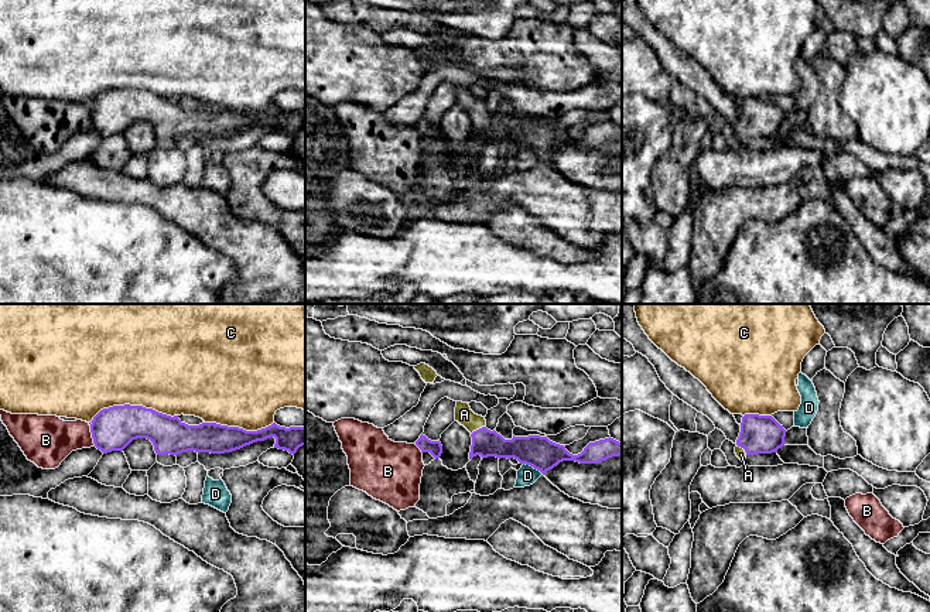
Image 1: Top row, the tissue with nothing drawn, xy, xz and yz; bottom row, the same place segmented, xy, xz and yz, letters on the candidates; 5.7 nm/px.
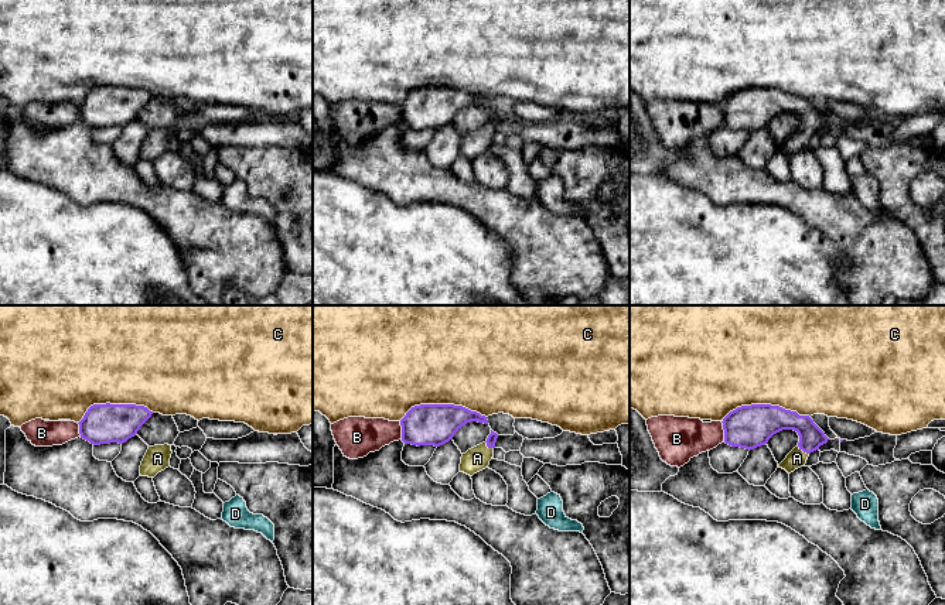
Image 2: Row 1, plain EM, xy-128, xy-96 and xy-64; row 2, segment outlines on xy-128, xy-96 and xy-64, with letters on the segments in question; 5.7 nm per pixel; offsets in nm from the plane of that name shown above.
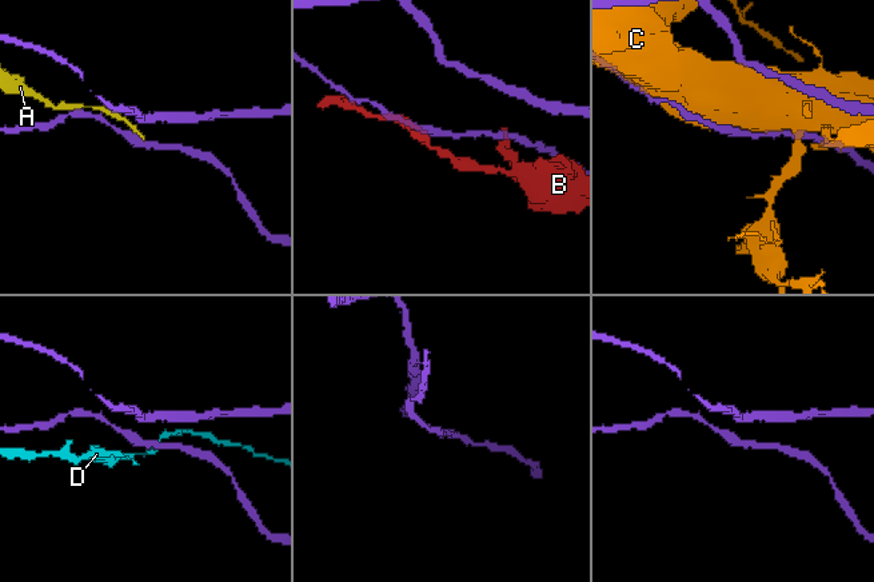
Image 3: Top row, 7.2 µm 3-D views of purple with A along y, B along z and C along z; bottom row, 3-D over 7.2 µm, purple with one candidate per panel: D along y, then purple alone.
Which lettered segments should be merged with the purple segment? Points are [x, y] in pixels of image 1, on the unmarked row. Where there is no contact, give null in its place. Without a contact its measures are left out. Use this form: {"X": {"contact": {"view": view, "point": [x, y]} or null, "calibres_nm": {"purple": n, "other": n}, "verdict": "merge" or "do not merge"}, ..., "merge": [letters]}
{"A": {"contact": {"view": "xz", "point": [479, 112]}, "calibres_nm": {"purple": 160, "other": 100}, "verdict": "merge"}, "B": {"contact": {"view": "xy", "point": [92, 119]}, "calibres_nm": {"purple": 240, "other": 280}, "verdict": "do not merge"}, "C": {"contact": {"view": "xy", "point": [133, 89]}, "calibres_nm": {"purple": 240, "other": 480}, "verdict": "do not merge"}, "D": {"contact": {"view": "xz", "point": [533, 150]}, "calibres_nm": {"purple": 180, "other": 110}, "verdict": "do not merge"}, "merge": ["A"]}

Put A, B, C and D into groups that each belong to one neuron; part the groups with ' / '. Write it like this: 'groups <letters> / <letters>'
groups A / B / C / D

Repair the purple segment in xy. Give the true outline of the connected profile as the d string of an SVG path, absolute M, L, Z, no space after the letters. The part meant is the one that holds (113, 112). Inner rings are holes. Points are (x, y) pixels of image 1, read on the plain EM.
M113 89L100 93L90 105L93 127L103 137L123 134L133 123L147 122L157 139L188 134L225 137L274 120L274 131L295 137L305 129L305 110L280 110L276 106L246 114L216 106L188 109L178 99L167 99L143 89Z

